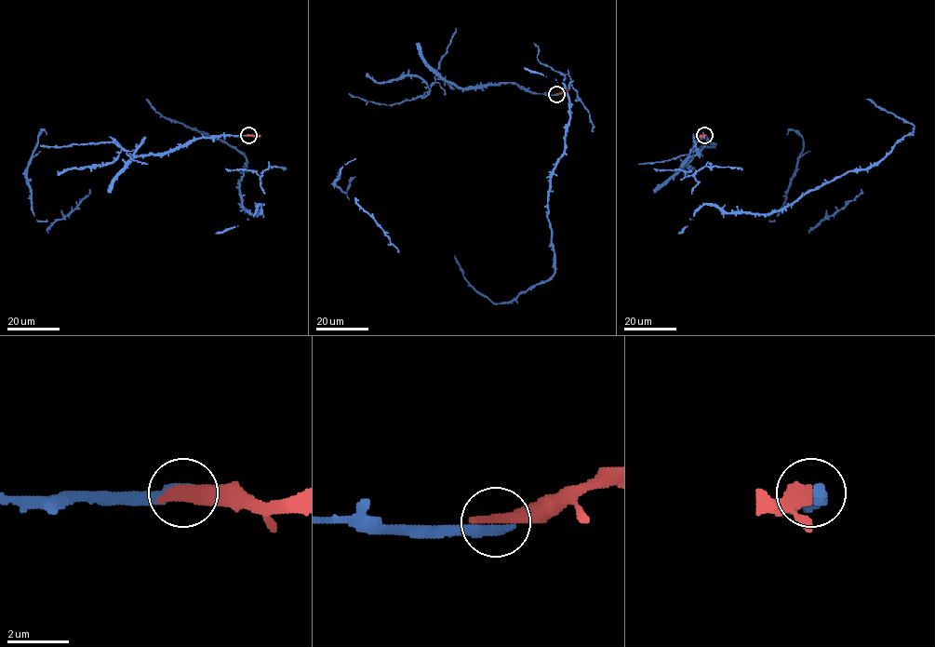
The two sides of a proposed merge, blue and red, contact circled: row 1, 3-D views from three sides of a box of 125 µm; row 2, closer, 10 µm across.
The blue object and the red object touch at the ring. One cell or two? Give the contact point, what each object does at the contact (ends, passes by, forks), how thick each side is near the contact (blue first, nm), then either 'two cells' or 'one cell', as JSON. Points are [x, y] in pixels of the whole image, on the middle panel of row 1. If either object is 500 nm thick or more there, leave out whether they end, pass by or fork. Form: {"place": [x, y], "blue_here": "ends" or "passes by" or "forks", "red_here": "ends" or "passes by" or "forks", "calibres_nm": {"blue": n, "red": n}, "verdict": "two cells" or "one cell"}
{"place": [556, 94], "calibres_nm": {"blue": 460, "red": 500}, "verdict": "one cell"}

